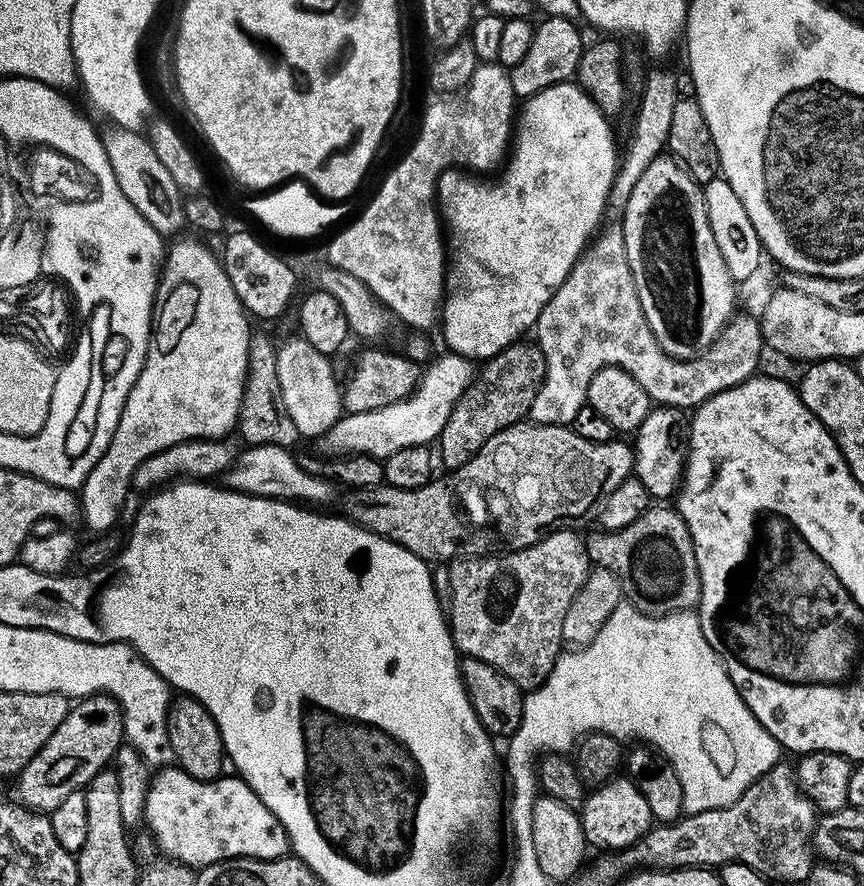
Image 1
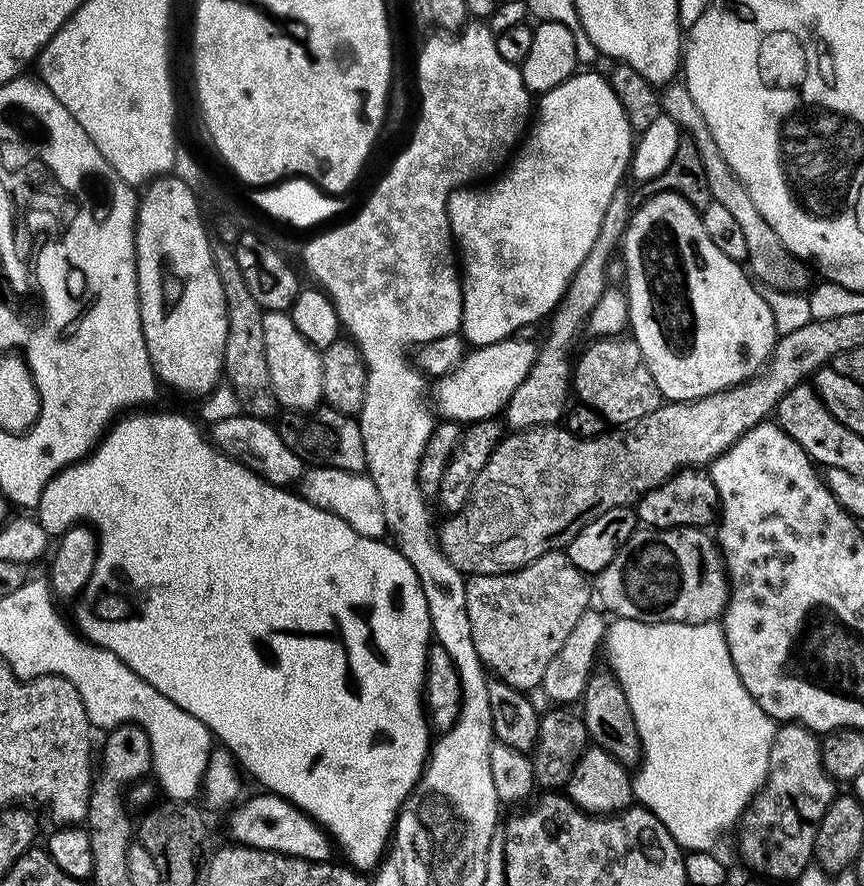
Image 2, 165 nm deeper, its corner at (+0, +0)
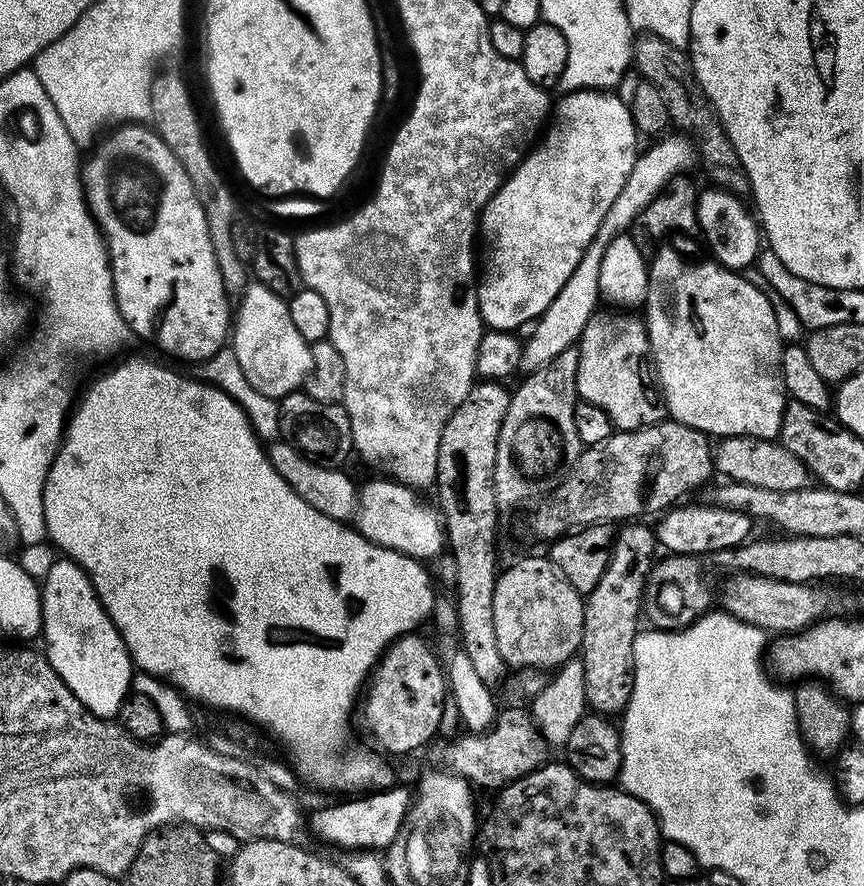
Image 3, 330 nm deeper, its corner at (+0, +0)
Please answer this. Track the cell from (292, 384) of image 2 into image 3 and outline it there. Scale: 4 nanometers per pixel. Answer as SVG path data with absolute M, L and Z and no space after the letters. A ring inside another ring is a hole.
M252 282L244 289L244 295L239 297L237 304L240 305L237 308L235 305L234 308L234 323L230 328L230 346L234 350L234 354L238 354L238 362L242 365L246 378L250 378L250 383L257 390L262 390L262 394L277 398L303 389L304 379L312 365L312 349L304 341L304 336L298 334L294 322L290 322L288 300L274 294L274 290Z

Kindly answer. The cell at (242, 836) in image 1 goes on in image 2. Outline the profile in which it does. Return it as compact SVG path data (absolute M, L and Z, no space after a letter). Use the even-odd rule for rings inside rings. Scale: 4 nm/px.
M260 795L264 796L252 796L248 801L245 799L231 809L232 817L228 820L228 832L235 843L303 860L328 862L333 859L332 837L324 831L324 827L317 820L311 820L302 809L280 796Z

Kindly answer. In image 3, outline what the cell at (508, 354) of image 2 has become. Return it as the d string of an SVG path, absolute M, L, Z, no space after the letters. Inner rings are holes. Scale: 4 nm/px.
M668 134L657 139L653 143L657 143L653 148L648 148L645 152L643 149L637 155L634 170L630 170L630 178L626 178L626 186L622 186L618 198L614 198L614 206L610 206L610 210L606 210L606 218L602 218L602 226L598 226L598 234L592 239L590 246L586 246L586 250L582 254L582 262L578 262L574 274L570 274L570 278L566 278L566 286L562 286L558 298L554 298L554 302L550 302L547 310L540 315L538 332L523 341L519 367L524 368L525 373L535 372L537 368L546 366L554 358L558 358L558 354L562 354L562 350L573 347L579 341L582 330L586 330L586 322L590 322L590 318L598 311L598 305L601 303L598 276L607 246L620 233L627 233L631 229L631 224L633 227L637 223L640 211L673 178L687 173L688 167L697 163L698 153L695 143L687 135L672 135Z

